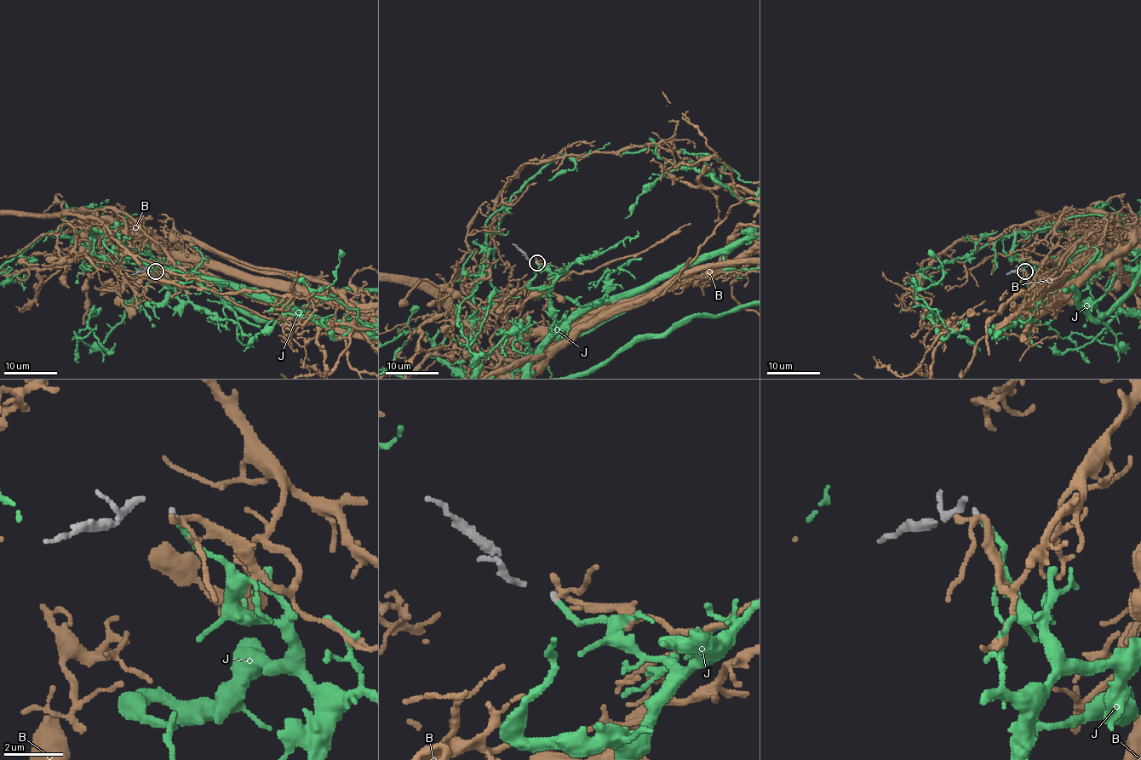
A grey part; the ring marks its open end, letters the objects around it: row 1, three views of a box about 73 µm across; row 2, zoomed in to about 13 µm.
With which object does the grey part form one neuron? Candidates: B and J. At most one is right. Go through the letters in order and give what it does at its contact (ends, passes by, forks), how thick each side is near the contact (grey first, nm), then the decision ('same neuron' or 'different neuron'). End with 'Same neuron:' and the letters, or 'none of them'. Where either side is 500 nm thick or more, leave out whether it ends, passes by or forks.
B: it passes by; calibres 160 and 200 nm; different neuron
J: it ends; calibres 160 and 190 nm; same neuron
Same neuron: J

